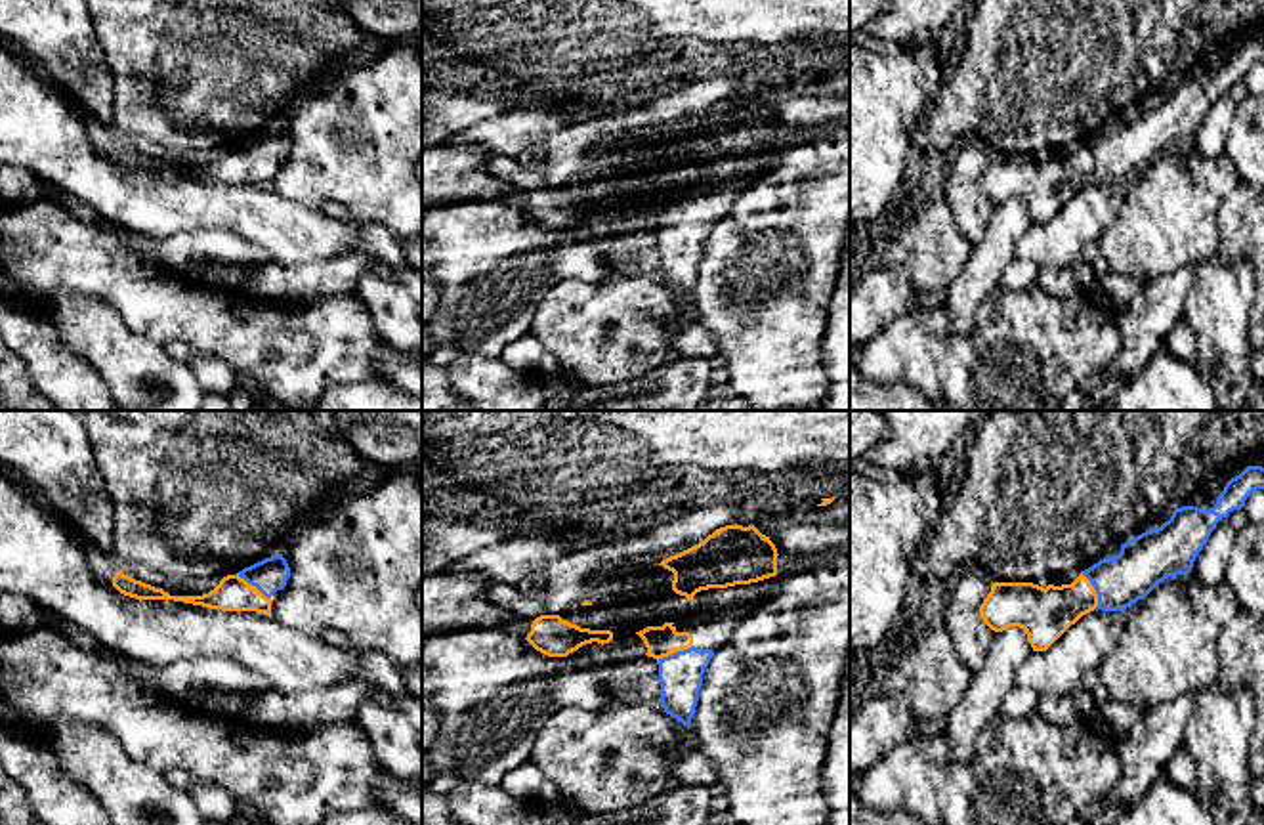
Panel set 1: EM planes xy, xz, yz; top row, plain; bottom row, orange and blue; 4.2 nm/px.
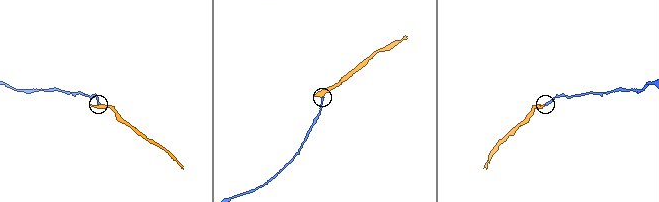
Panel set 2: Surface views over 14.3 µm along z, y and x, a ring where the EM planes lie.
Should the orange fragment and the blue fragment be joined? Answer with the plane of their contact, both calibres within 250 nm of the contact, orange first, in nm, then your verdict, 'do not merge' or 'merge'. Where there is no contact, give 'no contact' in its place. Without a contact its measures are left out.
xz | 130/190 nm | merge

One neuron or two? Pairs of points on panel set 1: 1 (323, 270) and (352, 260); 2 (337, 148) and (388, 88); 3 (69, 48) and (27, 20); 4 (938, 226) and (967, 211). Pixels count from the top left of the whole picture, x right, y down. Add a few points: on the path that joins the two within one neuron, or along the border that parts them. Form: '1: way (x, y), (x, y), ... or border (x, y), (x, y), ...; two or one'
1: way (331, 270), (344, 268); one
2: way (356, 148), (388, 115), (388, 107); one
3: way (60, 39), (37, 20); one
4: border (944, 174), (944, 203), (955, 228), (972, 245); two

